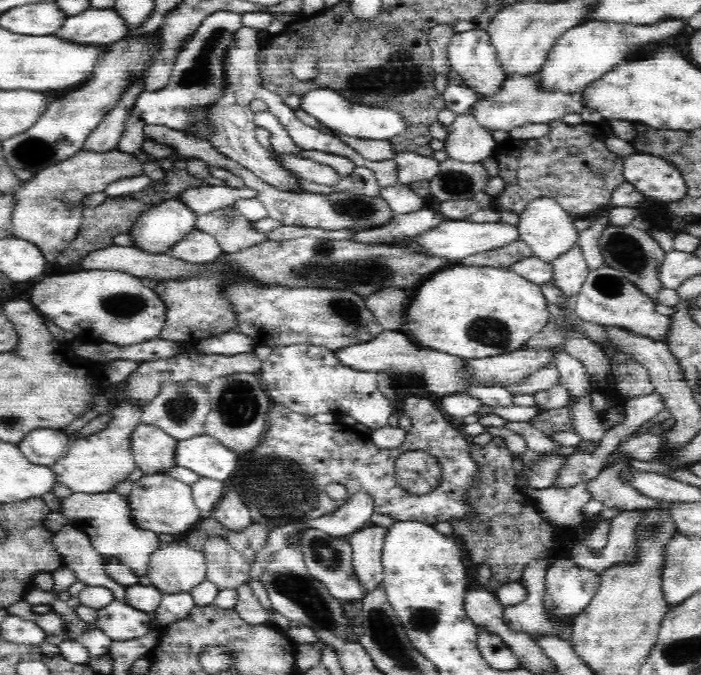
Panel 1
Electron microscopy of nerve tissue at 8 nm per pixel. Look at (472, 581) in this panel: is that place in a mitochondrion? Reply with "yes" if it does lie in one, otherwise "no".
no

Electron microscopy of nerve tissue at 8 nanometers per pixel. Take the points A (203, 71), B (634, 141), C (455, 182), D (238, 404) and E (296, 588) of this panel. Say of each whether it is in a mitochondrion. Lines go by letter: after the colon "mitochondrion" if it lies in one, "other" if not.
A: mitochondrion
B: other
C: mitochondrion
D: mitochondrion
E: mitochondrion

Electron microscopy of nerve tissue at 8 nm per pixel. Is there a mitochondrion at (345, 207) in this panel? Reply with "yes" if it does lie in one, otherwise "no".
yes

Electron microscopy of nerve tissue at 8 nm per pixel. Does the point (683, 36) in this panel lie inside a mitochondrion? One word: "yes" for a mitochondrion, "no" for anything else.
no

